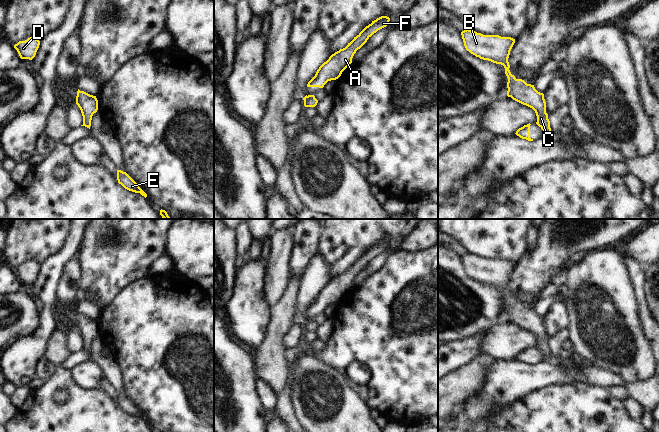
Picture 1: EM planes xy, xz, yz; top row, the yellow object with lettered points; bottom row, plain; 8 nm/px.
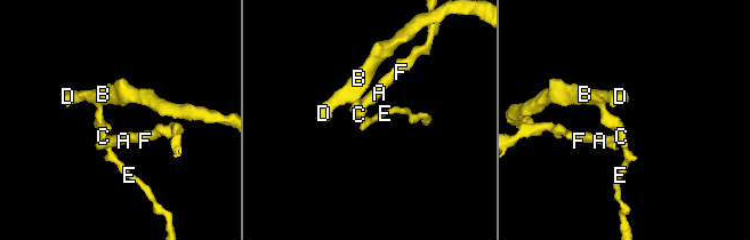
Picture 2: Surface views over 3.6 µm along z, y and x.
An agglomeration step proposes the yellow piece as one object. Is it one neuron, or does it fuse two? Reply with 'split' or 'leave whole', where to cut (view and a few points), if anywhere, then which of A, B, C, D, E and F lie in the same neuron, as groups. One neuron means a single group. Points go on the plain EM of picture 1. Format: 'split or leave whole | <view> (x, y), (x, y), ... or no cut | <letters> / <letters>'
split | xz (308, 320), (304, 324) | A F / B C D E

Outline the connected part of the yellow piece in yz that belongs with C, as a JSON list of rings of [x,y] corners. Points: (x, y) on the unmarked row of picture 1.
[[[469,253],[462,255],[461,259],[466,274],[471,278],[504,290],[508,302],[507,320],[532,332],[537,340],[536,348],[543,354],[544,361],[551,361],[552,355],[546,337],[544,318],[538,316],[534,309],[527,308],[522,303],[516,303],[509,294],[508,282],[515,263],[499,259],[483,259]]]

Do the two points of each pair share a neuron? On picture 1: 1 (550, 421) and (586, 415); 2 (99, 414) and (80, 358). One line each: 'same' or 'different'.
1: same
2: different

